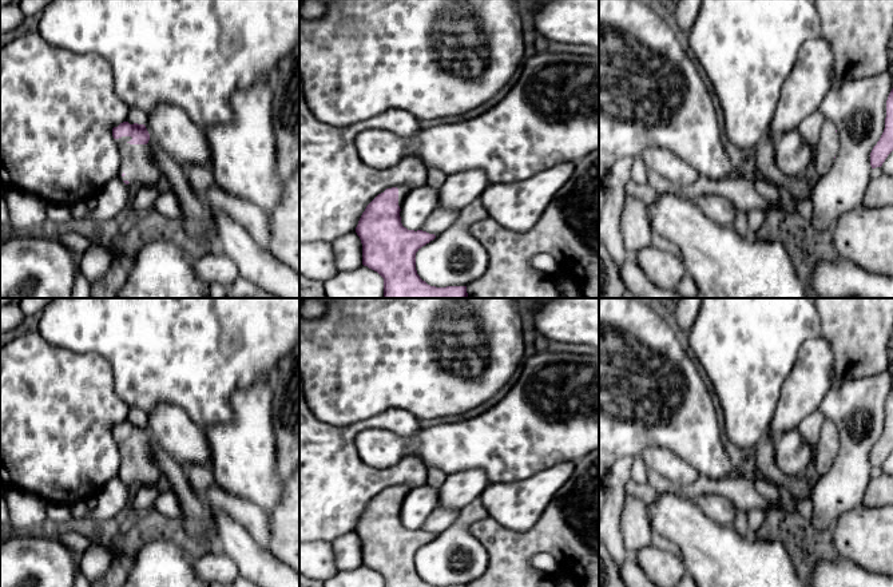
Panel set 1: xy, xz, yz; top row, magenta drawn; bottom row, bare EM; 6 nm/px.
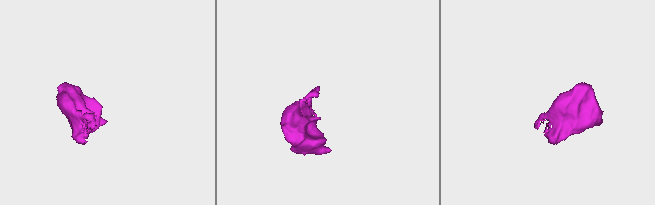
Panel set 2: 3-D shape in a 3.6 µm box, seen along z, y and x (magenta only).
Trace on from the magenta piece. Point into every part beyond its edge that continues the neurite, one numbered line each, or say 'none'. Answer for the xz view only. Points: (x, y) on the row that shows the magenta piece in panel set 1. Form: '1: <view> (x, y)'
1: xz (403, 191)

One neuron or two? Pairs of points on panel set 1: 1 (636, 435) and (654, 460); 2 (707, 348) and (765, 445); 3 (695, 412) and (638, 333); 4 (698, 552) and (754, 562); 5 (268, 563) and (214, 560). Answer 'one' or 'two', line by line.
1: two
2: two
3: one
4: one
5: two

